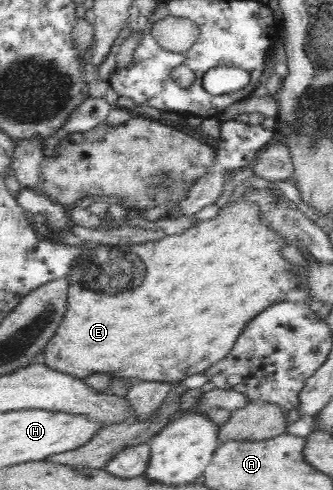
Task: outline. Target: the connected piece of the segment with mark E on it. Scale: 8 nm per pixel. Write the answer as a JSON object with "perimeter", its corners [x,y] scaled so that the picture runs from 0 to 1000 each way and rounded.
{"perimeter":[[[718,404],[709,412],[685,414],[667,422],[649,443],[583,455],[550,476],[498,482],[489,490],[402,494],[396,484],[330,482],[330,498],[291,498],[288,506],[258,510],[252,527],[216,543],[204,569],[204,637],[192,653],[180,657],[168,682],[150,690],[129,712],[123,737],[168,759],[192,759],[240,773],[264,773],[270,767],[324,761],[345,773],[384,773],[417,778],[505,780],[517,786],[553,776],[559,769],[619,759],[649,737],[667,735],[709,698],[739,659],[763,645],[775,645],[787,633],[799,633],[817,620],[853,616],[859,600],[895,584],[898,567],[877,557],[883,543],[847,527],[847,510],[859,504],[847,480],[835,480],[814,461],[802,461],[784,443],[784,433],[766,412]]]}

